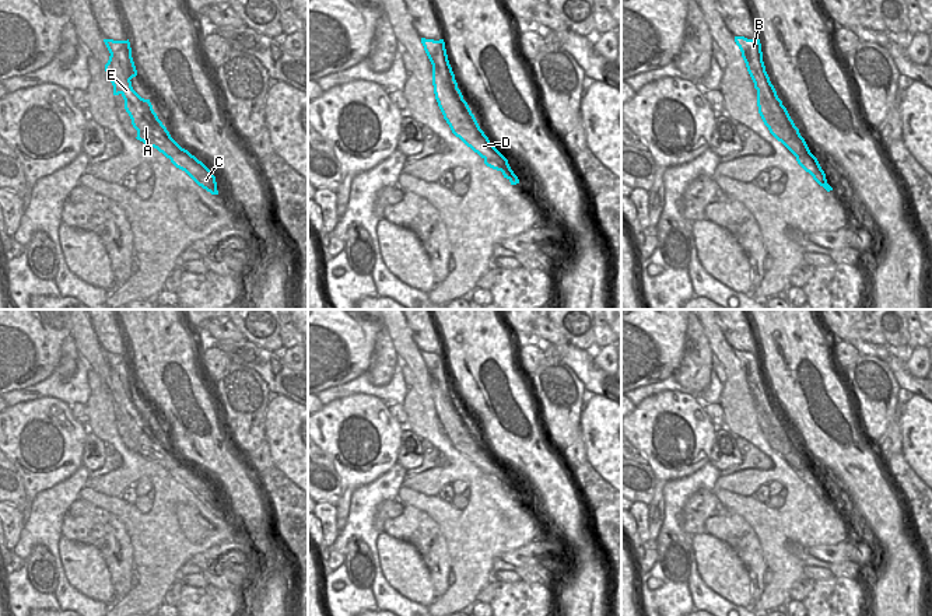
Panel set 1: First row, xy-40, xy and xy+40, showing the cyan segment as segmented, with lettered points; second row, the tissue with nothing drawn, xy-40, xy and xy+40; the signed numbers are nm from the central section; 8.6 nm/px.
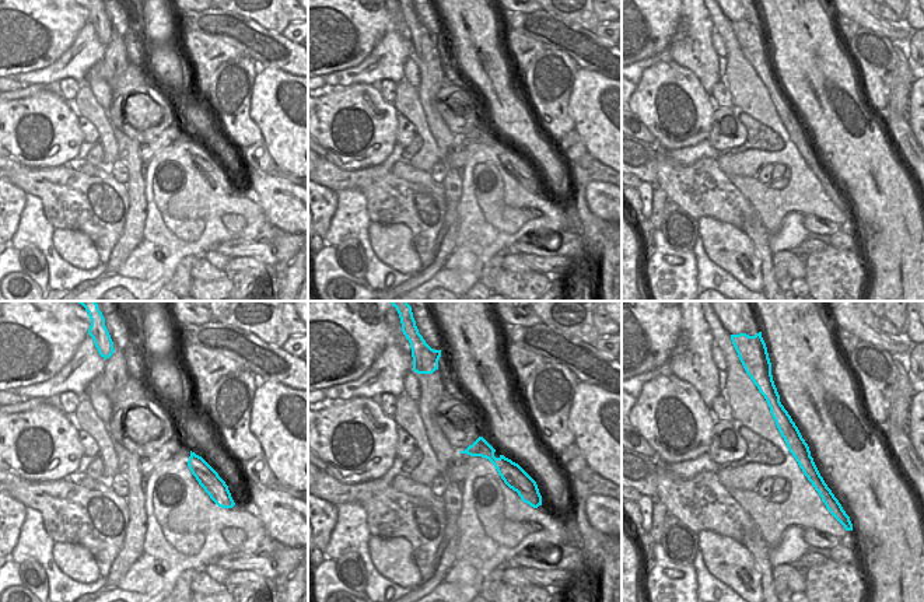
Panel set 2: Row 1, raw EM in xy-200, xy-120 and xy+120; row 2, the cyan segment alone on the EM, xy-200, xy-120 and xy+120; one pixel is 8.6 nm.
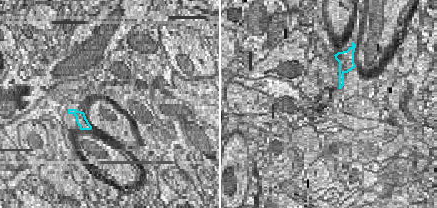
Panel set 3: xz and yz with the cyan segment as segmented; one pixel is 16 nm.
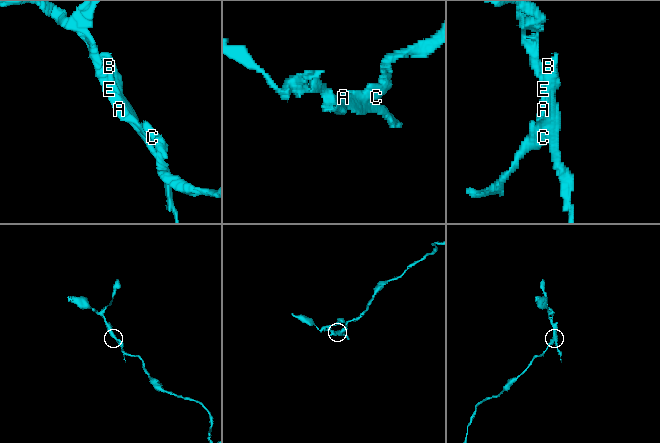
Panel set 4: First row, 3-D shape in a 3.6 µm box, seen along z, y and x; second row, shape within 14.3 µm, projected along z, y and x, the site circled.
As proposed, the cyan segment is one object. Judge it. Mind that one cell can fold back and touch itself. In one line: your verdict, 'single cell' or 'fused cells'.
fused cells

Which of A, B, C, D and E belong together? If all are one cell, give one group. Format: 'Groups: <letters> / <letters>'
Groups: A C D E / B.

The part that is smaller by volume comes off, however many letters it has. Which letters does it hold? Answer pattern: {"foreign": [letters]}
{"foreign": ["B"]}

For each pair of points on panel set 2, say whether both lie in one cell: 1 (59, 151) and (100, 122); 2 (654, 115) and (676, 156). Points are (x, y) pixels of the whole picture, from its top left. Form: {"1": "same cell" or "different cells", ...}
{"1": "different cells", "2": "different cells"}

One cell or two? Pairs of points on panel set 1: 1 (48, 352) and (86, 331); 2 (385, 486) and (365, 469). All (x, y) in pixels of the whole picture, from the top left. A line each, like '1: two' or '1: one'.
1: two
2: two

